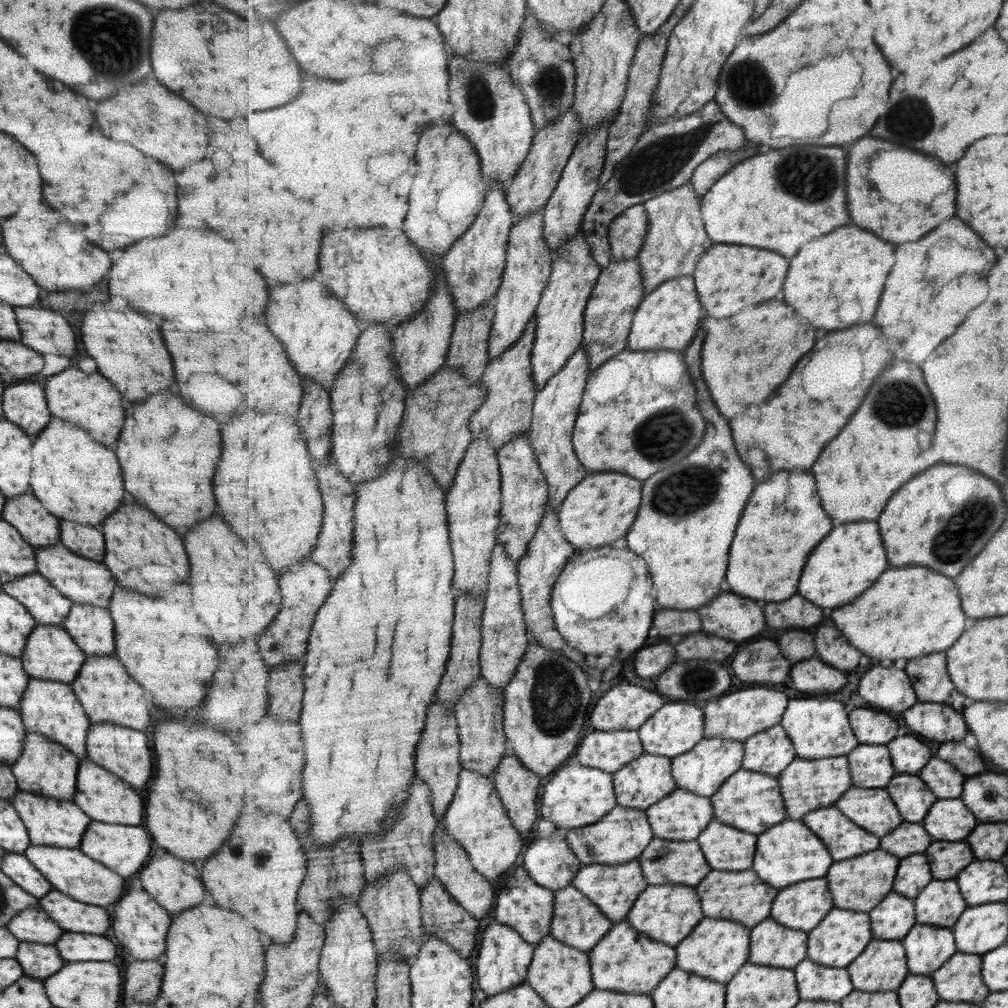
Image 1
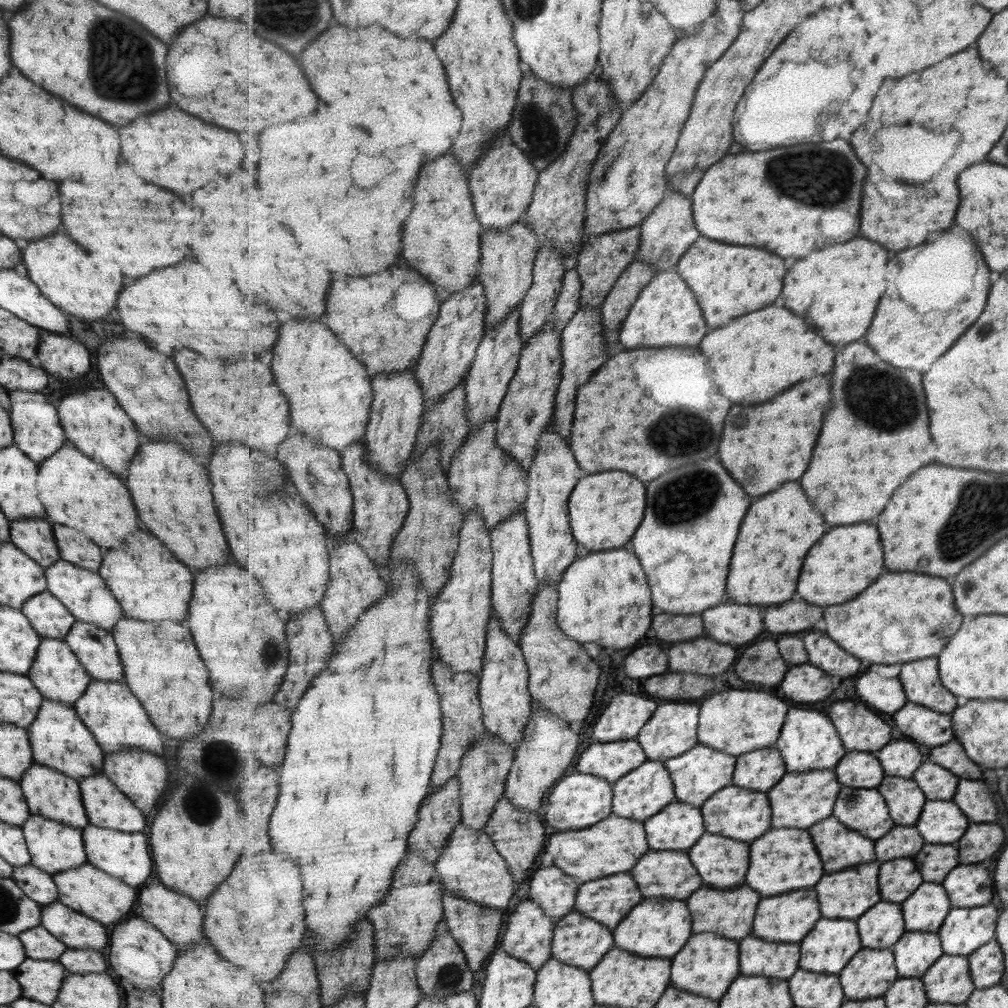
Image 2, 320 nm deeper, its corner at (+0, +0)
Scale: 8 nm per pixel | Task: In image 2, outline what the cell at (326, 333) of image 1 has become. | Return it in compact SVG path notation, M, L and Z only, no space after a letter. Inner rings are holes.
M289 322L281 328L273 372L291 400L292 428L340 453L366 436L374 404L373 376L323 322Z

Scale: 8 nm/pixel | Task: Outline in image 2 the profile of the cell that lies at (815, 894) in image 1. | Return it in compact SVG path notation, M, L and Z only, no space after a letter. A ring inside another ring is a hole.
M799 890L791 894L771 896L771 898L763 898L763 904L759 904L759 916L755 918L755 932L752 934L763 936L767 941L801 944L807 934L815 928L819 918L821 918L821 910L815 890Z

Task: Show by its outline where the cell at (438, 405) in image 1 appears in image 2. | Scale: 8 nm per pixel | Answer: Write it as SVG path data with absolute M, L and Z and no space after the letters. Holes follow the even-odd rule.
M437 441L423 456L412 455L399 477L410 497L410 511L392 547L392 560L402 558L416 564L422 586L430 593L431 606L450 579L463 524L463 514L455 503L447 470L442 468L440 444Z

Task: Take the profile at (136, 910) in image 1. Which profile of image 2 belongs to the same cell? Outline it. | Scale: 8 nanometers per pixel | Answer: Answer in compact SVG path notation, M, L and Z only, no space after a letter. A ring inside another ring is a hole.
M131 918L119 926L109 936L109 956L107 964L117 974L117 979L125 978L135 989L141 991L160 985L162 978L172 969L178 956L175 947L156 929L141 918Z

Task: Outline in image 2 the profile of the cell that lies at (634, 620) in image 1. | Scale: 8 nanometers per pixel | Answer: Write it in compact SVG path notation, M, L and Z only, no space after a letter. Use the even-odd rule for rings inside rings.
M609 550L609 552L591 554L583 560L578 559L565 572L565 578L561 578L557 583L557 591L560 592L559 600L557 600L557 624L567 636L573 640L579 640L581 644L597 642L601 646L629 648L637 644L651 628L651 620L653 620L651 590L649 590L643 564L633 552Z

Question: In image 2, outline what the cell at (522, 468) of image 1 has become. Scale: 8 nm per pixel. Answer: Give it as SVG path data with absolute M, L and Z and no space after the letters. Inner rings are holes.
M522 506L515 515L510 516L491 532L494 549L493 570L493 607L502 619L502 627L519 644L524 628L529 622L539 579L534 567L534 555L531 546L530 521L526 517L526 508Z

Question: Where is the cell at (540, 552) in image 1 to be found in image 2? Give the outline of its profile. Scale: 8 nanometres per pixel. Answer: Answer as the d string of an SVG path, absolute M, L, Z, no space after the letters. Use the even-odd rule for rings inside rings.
M539 584L534 608L519 640L530 669L530 693L542 708L546 708L570 725L579 726L593 708L595 690L599 686L601 668L589 658L585 648L571 640L557 624L557 584Z

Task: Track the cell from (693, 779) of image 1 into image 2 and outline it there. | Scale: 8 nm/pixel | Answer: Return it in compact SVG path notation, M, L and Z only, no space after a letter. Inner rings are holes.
M705 744L694 746L685 755L669 758L664 763L674 780L677 800L702 807L717 791L734 784L734 772L738 756L719 752Z

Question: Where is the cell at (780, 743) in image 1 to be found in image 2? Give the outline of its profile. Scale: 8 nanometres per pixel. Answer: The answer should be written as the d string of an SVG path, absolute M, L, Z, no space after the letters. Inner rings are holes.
M774 745L738 756L734 784L769 792L787 773L785 757Z

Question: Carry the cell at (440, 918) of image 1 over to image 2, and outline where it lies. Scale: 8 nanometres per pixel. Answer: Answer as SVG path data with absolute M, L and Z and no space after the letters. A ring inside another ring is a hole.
M443 918L438 926L438 938L434 940L426 954L419 957L417 973L422 996L426 998L469 992L475 986L473 968L470 968L466 953L462 951L458 940L450 933L447 918Z

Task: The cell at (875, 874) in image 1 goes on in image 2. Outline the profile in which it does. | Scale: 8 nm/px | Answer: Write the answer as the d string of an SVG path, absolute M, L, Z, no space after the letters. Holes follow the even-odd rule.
M861 864L859 868L847 868L843 872L835 872L825 876L815 890L819 892L819 902L823 904L823 916L827 918L841 918L857 922L861 916L866 915L871 908L882 900L879 885L879 872L881 864Z

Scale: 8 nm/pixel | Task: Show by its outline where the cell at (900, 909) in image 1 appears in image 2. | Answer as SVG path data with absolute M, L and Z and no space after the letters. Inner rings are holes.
M881 900L858 919L864 948L891 949L906 930L902 903Z

